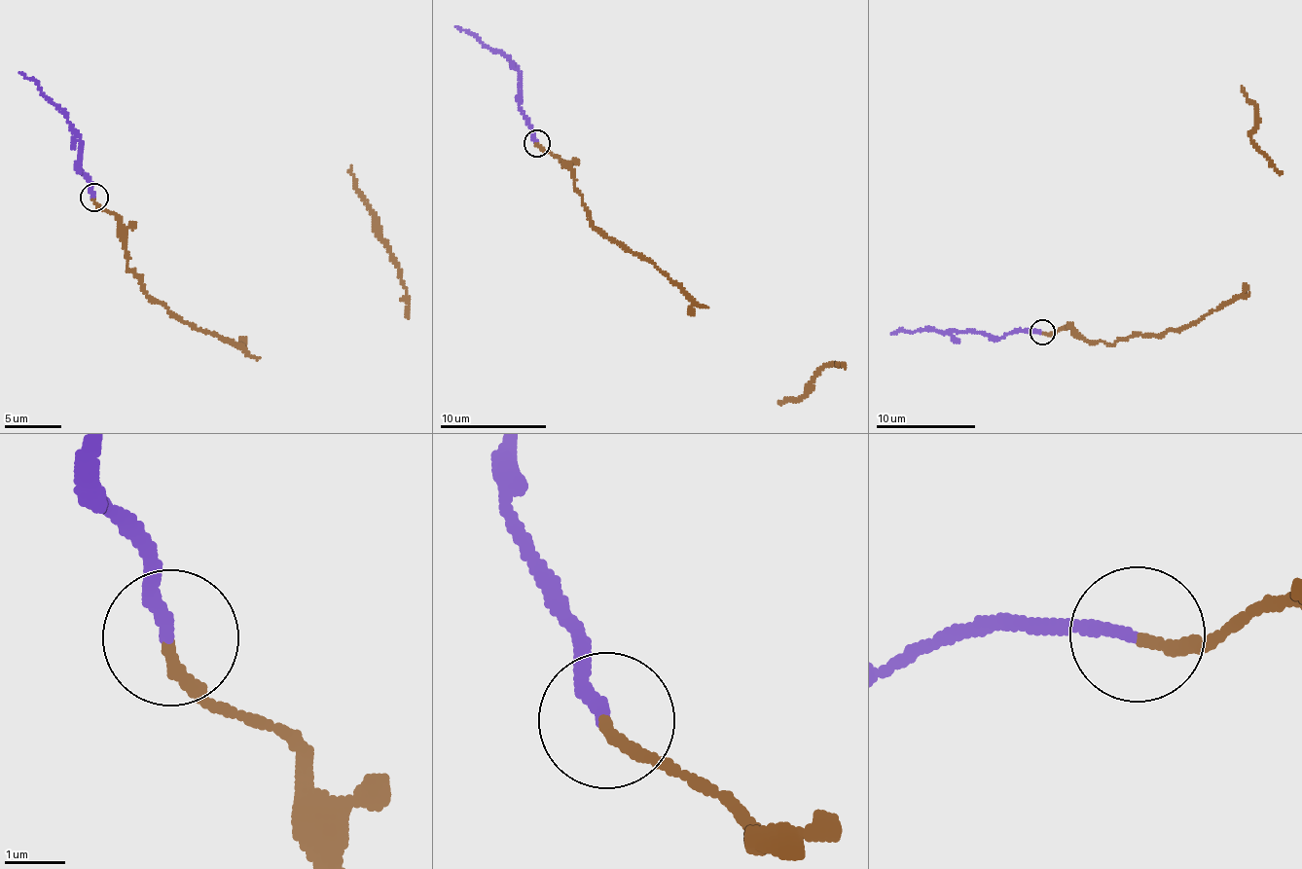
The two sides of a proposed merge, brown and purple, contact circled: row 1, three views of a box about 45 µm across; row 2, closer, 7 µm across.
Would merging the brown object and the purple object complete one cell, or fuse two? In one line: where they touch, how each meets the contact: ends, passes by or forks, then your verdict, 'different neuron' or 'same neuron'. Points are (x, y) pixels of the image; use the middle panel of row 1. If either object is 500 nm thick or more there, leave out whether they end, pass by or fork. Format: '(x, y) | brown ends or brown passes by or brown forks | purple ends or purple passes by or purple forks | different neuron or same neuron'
(537, 143) | brown ends | purple ends | different neuron

